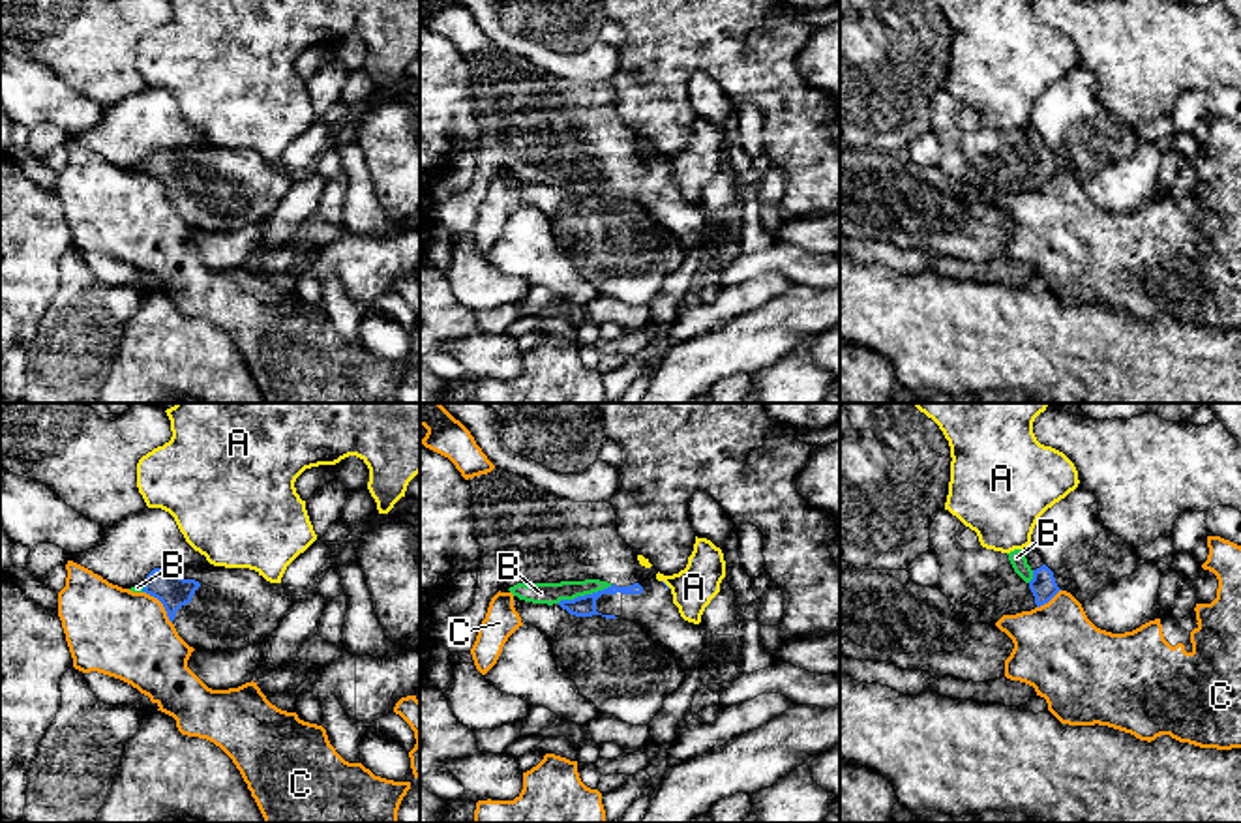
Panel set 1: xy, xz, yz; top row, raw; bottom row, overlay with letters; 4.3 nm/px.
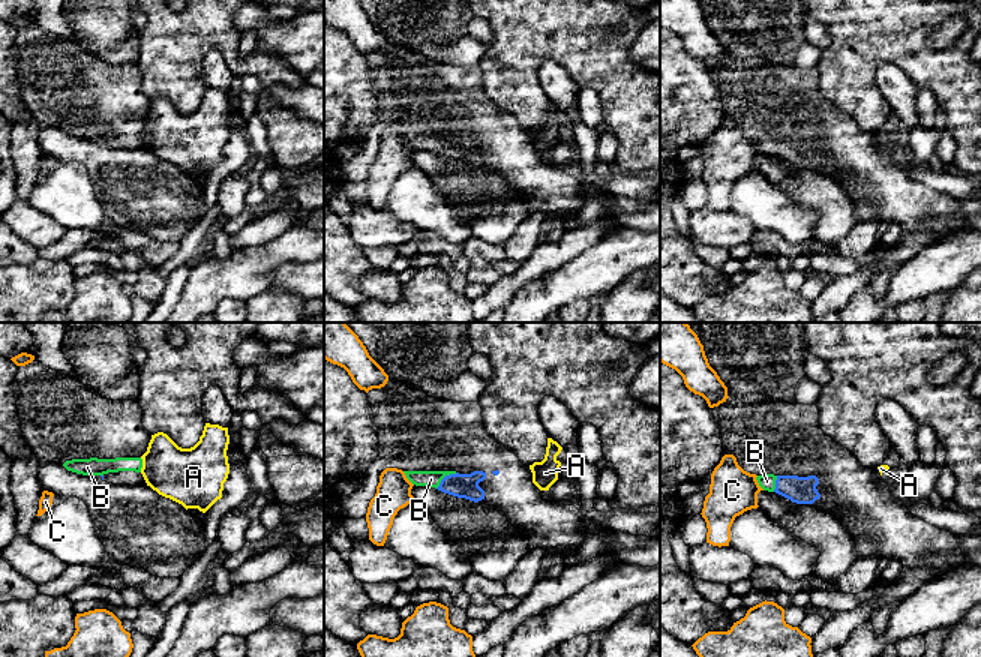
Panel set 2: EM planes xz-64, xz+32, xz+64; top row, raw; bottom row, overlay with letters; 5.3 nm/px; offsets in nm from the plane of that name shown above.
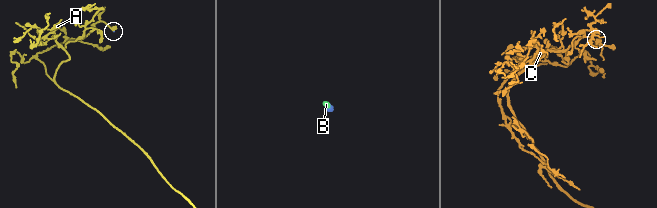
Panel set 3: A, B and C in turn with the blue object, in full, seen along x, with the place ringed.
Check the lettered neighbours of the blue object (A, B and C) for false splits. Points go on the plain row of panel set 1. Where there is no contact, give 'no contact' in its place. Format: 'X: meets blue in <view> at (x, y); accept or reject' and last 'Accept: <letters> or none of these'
A: meets blue in xz at (664, 164); reject
B: meets blue in xz at (585, 175); accept
C: meets blue in xy at (162, 182); reject
Accept: B

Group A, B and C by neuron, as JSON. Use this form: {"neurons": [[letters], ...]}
{"neurons": [["A"], ["B"], ["C"]]}

